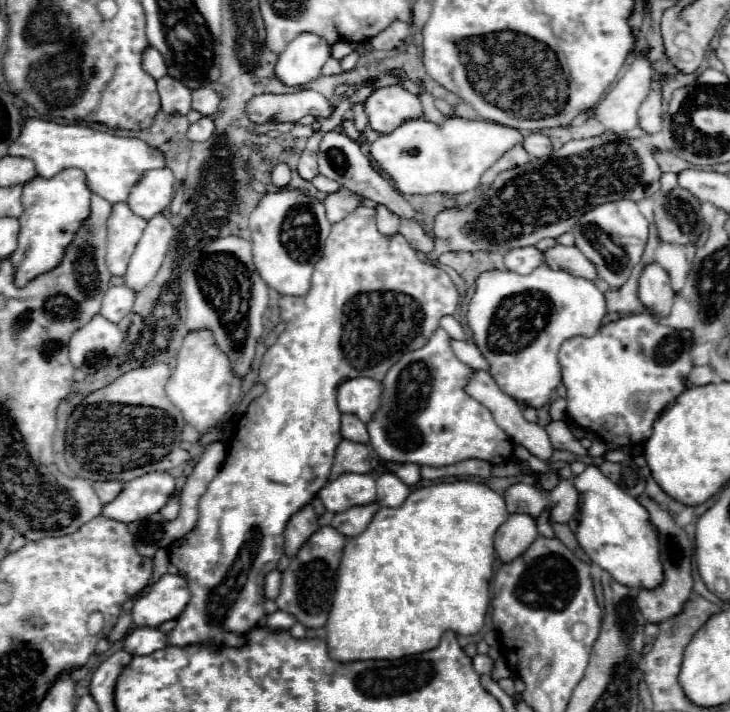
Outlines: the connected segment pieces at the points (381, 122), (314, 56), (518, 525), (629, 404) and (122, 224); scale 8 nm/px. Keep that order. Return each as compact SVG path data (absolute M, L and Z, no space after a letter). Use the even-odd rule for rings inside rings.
M401 83L375 89L363 103L363 109L369 117L369 125L377 133L393 133L399 125L425 119L421 101L417 95L411 95Z
M303 33L295 37L279 55L279 61L275 65L275 77L279 77L283 85L307 85L321 75L321 67L325 65L329 53L331 47L321 37Z
M511 515L495 535L495 553L501 563L515 561L537 539L537 525L529 515Z
M637 313L637 315L627 315L627 317L621 317L617 321L611 321L607 325L603 325L593 337L573 337L573 339L567 339L563 345L561 345L561 351L559 351L559 363L561 363L561 371L563 371L563 383L567 387L567 413L569 417L593 431L595 435L599 435L605 443L613 443L615 447L627 447L627 445L639 445L643 441L647 441L651 437L651 425L655 421L655 417L679 395L685 391L685 379L687 375L691 373L693 369L693 361L691 361L691 347L693 347L693 333L691 331L677 331L661 321L657 321L651 313Z
M125 203L113 205L107 221L107 267L113 275L125 275L129 257L145 229L147 221L135 215Z

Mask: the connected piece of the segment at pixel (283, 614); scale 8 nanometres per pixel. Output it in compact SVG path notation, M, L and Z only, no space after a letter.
M275 611L275 613L267 615L269 629L289 629L293 623L295 623L295 617L291 617L291 613L287 613L287 611Z

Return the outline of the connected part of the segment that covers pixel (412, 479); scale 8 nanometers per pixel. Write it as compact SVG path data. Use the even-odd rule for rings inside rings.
M383 461L383 465L409 487L413 487L419 481L419 465L395 465L395 461Z

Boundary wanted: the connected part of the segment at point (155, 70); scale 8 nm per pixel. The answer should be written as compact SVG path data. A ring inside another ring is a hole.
M151 45L143 51L143 71L147 75L151 75L155 81L159 81L167 73L167 67L165 67L161 53Z

